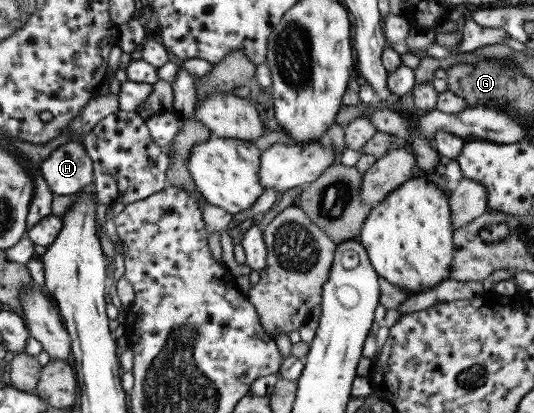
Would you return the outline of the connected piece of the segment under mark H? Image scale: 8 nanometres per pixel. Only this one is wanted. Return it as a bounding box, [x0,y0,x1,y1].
[39,141,93,196]

